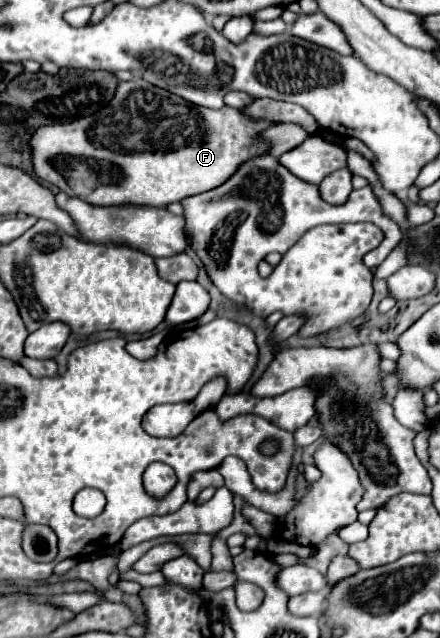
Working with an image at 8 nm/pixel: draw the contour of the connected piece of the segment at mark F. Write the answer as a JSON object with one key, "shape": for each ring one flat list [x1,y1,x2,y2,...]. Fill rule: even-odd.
{"shape":[[131,79,117,85,113,101,109,101,109,105,99,113,75,119,71,123,43,125,35,129,29,139,29,149,33,155,35,175,57,185,71,197,79,197,91,205,133,203,165,207,167,203,181,201,183,197,219,187,237,171,243,161,267,153,267,145,255,137,269,125,271,123,253,121,233,107,223,107,217,111,197,107,143,79]]}

